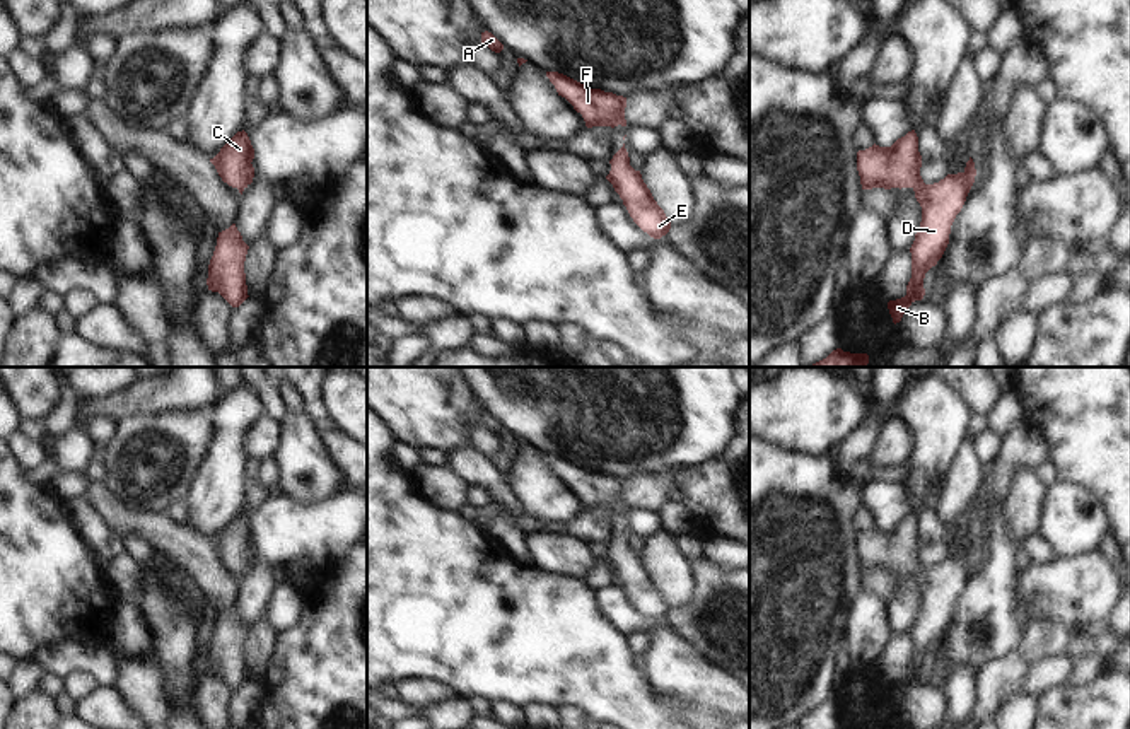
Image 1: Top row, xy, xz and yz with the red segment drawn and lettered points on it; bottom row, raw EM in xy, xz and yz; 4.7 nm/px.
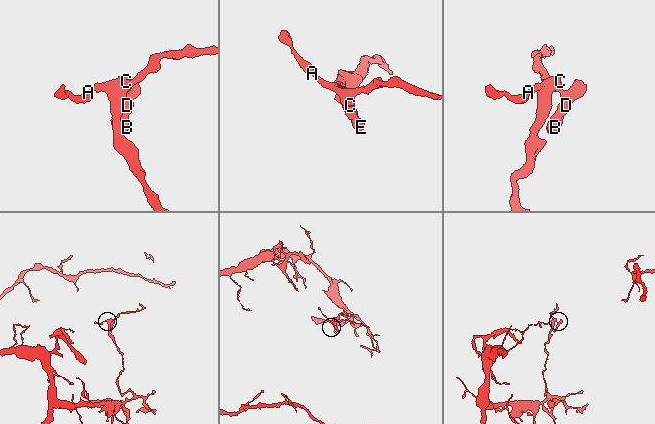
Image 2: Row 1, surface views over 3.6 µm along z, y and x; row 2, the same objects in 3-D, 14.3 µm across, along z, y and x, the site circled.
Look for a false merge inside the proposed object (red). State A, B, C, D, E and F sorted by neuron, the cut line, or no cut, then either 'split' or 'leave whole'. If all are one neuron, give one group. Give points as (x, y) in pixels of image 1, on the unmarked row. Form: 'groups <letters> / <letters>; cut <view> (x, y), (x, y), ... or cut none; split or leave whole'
groups A B C D E F; cut none; leave whole

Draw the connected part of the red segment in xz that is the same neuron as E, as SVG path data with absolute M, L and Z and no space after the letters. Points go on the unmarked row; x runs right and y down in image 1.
M625 526L613 538L609 546L611 553L606 562L623 582L623 587L626 589L633 604L654 621L666 618L671 611L671 604L644 565L640 553L635 553L630 548Z

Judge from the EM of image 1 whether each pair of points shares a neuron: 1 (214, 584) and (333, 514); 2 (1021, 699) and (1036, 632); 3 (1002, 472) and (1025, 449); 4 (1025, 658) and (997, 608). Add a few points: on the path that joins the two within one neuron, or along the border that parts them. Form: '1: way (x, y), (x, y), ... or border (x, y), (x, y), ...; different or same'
1: border (241, 577), (241, 596), (234, 605); different
2: border (1019, 688), (996, 711); different
3: way (1006, 466), (1019, 453); same
4: border (1023, 634), (1004, 654), (984, 663); different

